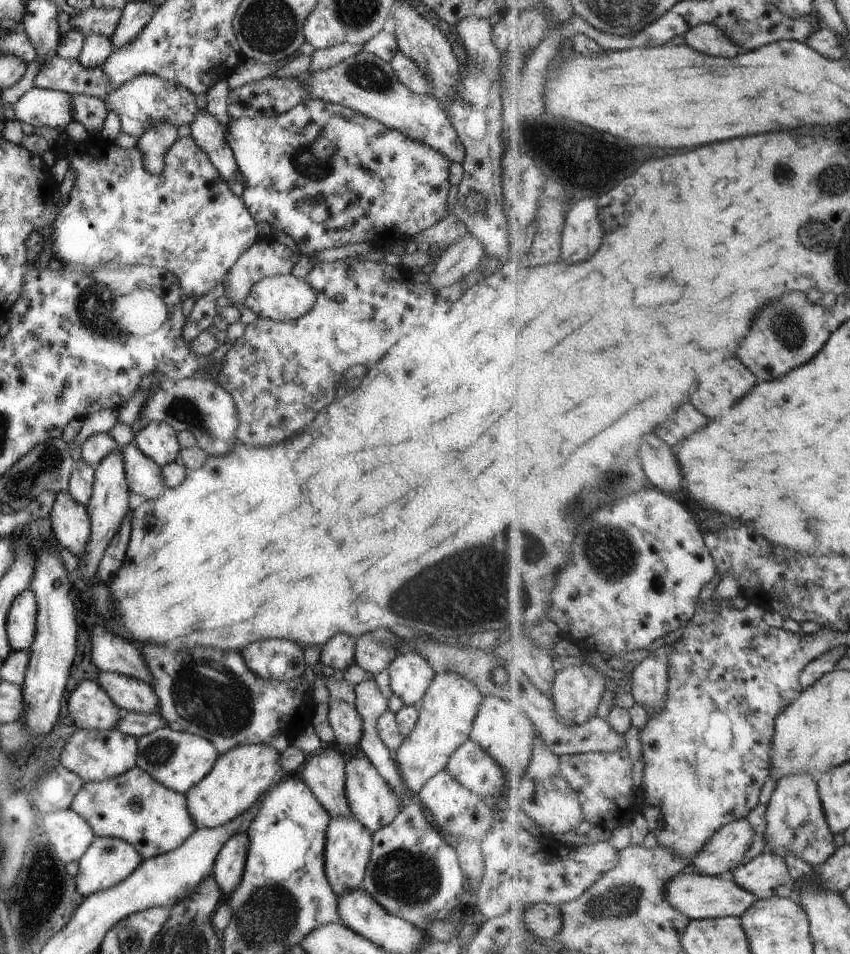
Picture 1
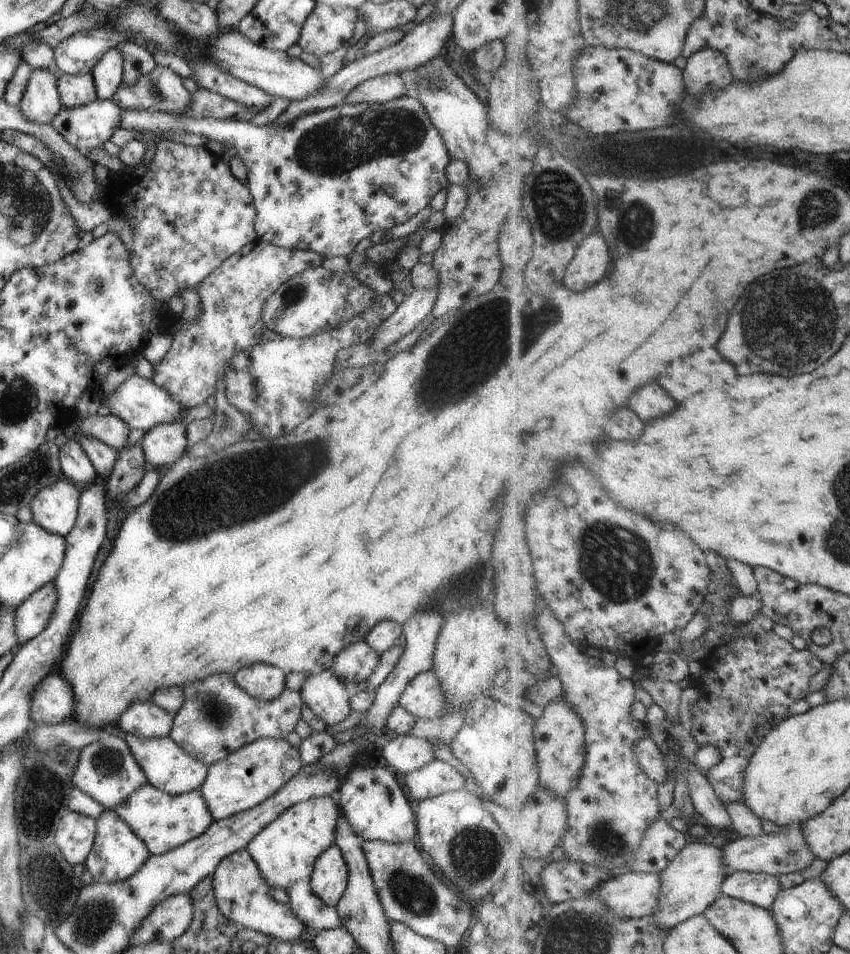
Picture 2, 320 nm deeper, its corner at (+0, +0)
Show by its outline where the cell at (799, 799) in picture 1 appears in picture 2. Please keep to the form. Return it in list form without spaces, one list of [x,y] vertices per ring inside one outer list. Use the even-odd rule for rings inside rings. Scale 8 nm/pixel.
[[[793,823],[789,827],[781,828],[782,831],[777,834],[768,834],[757,838],[741,837],[739,840],[727,844],[723,848],[722,856],[727,876],[741,871],[773,876],[789,874],[789,872],[802,873],[817,858],[807,844],[803,825]]]

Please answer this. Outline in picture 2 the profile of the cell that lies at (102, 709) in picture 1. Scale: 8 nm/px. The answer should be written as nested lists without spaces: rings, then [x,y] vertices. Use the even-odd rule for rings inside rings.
[[[56,670],[45,673],[45,676],[42,676],[41,680],[34,684],[33,690],[30,692],[29,718],[31,723],[54,725],[63,719],[71,719],[74,702],[70,688],[68,681]]]

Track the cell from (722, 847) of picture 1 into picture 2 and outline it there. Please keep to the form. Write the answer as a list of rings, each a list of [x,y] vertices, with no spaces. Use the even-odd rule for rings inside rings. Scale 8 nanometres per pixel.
[[[693,841],[677,855],[677,858],[662,872],[660,907],[653,918],[663,927],[672,929],[693,917],[703,915],[722,893],[727,874],[722,860],[723,849],[702,841]]]

